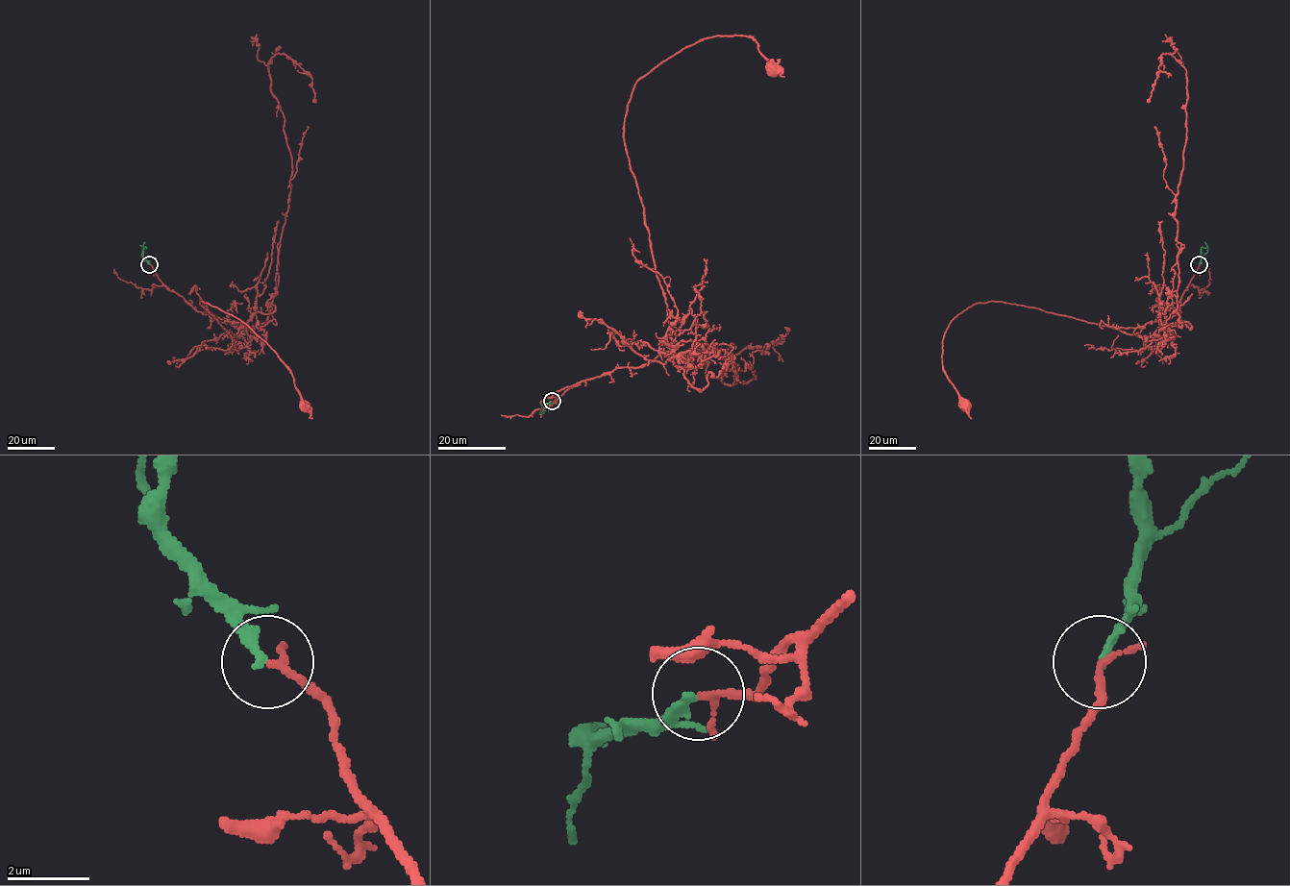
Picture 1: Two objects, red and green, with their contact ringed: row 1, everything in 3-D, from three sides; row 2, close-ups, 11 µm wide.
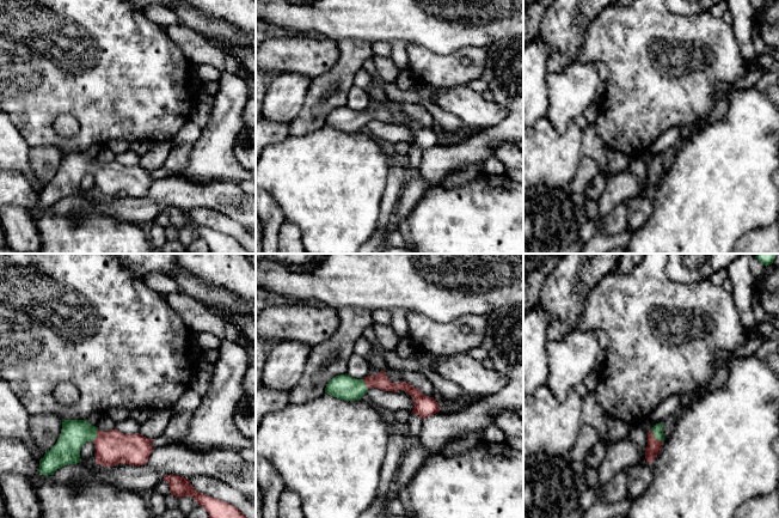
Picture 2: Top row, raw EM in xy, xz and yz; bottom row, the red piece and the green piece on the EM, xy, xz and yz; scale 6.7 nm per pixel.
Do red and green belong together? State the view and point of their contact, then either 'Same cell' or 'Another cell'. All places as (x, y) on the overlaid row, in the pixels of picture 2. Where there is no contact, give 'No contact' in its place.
Touches red at yz (654, 437). Same cell

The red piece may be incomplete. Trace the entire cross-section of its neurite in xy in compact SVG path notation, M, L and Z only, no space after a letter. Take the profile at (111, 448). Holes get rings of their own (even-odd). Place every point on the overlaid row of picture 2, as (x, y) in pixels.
M62 419L62 429L56 444L39 461L39 475L49 476L65 465L81 462L80 451L86 441L94 444L97 464L145 465L153 451L153 440L139 433L124 434L116 428L103 432L87 420Z

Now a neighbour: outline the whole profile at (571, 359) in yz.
M577 328L560 341L547 341L550 374L546 385L559 402L597 368L600 351L595 331Z

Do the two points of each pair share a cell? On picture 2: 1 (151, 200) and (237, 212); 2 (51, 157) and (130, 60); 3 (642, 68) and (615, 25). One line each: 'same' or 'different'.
1: same
2: different
3: same

